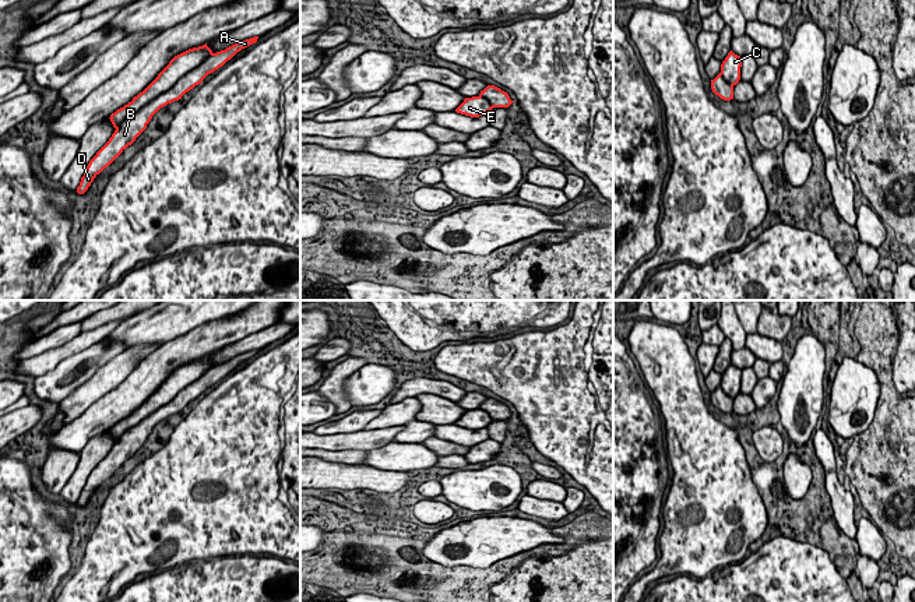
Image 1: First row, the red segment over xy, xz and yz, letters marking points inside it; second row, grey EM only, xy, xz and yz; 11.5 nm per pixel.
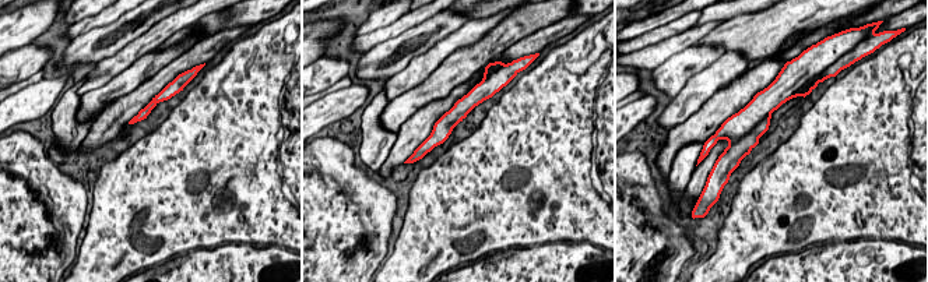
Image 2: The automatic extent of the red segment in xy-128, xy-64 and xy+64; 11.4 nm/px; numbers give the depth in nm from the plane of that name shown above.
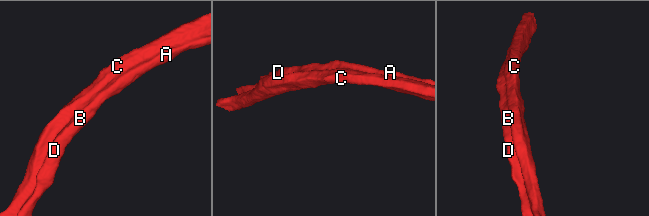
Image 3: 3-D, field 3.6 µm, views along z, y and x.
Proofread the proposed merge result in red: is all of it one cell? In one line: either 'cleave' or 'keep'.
cleave

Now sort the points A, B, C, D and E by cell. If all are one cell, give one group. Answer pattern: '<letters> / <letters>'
A B D / C E

